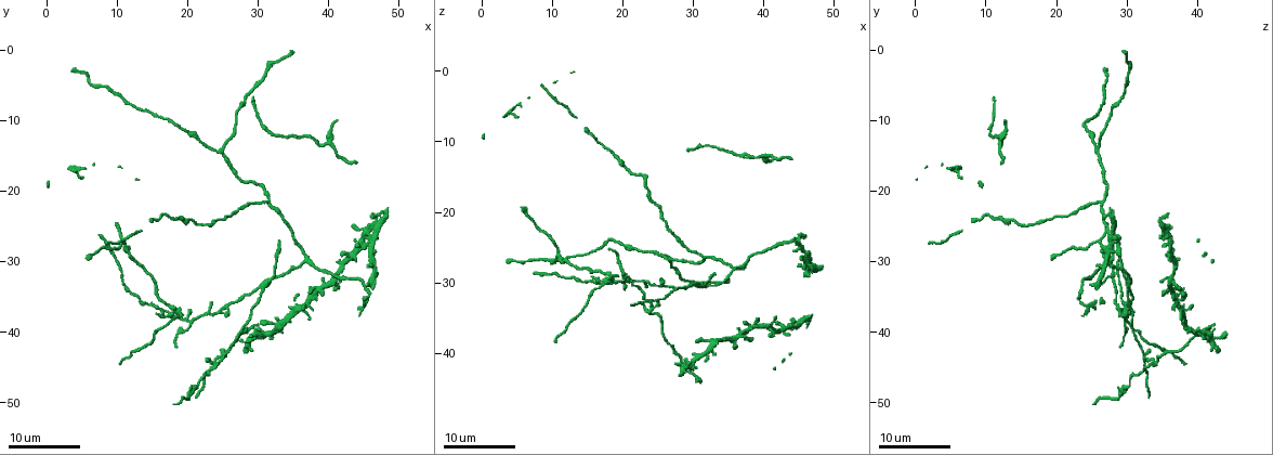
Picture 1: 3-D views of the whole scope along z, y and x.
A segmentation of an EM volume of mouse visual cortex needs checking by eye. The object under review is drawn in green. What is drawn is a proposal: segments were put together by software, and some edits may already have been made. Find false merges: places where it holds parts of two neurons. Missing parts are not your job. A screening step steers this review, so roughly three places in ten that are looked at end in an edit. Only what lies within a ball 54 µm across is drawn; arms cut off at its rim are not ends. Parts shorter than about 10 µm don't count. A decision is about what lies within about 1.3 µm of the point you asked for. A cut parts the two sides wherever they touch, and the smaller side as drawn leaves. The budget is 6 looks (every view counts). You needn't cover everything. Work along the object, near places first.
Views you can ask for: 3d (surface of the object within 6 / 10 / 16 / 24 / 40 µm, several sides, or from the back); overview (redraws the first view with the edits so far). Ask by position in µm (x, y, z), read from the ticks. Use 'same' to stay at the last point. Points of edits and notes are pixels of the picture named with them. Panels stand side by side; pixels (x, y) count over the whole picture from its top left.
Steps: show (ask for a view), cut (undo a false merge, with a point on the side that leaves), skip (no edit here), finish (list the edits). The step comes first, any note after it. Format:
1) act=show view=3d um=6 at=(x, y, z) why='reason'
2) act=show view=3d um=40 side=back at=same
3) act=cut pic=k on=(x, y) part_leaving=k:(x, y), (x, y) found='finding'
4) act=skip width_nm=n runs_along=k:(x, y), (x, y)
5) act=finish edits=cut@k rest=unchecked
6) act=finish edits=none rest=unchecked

act=show view=3d um=16 at=(25.0, 14.0, 25.5) why='thin arm on a thick one'

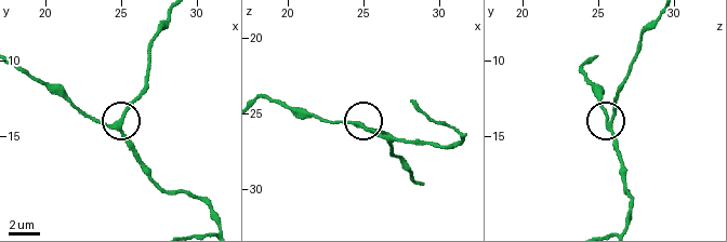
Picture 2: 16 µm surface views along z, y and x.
act=show view=3d um=6 at=(24.8, 14.0, 25.8)

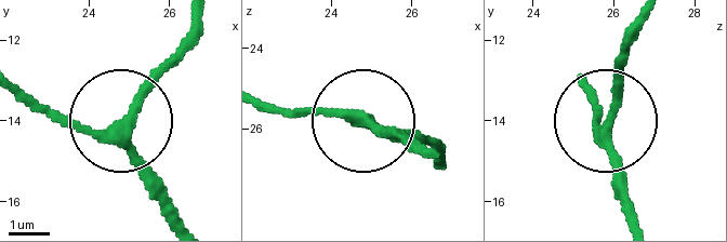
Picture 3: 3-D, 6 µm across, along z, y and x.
act=skip arms=3 found='all the same neuron'

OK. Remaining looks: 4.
act=show view=3d um=24 at=(31.5, 22.0, 26.0) why='a fork'

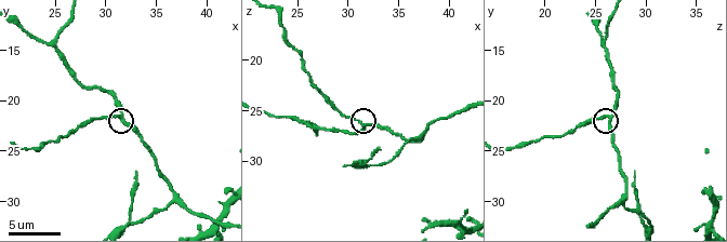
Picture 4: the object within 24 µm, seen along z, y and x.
act=show view=3d um=10 at=(31.4, 21.6, 26.6) why='closer look'

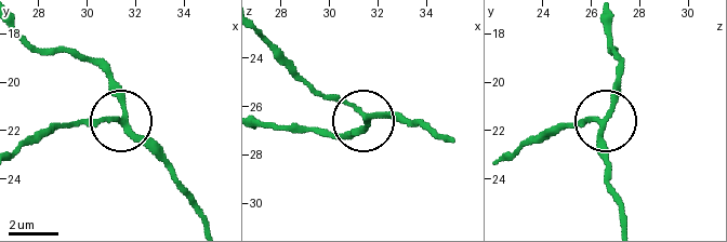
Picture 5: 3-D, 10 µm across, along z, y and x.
act=skip runs_along=5:(208, 220), (124, 121), (110, 68) found='continuous, no second neuron'

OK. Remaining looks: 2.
act=show view=3d um=16 at=(36.8, 29.6, 28.0) why='three-way junction'

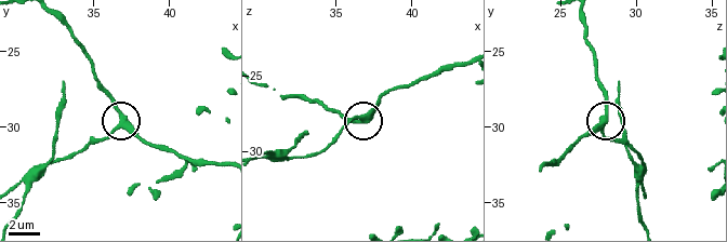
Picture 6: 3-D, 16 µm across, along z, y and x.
act=skip arms=3 found='one neuron here'

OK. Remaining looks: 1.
act=finish edits=none rest=unchecked

